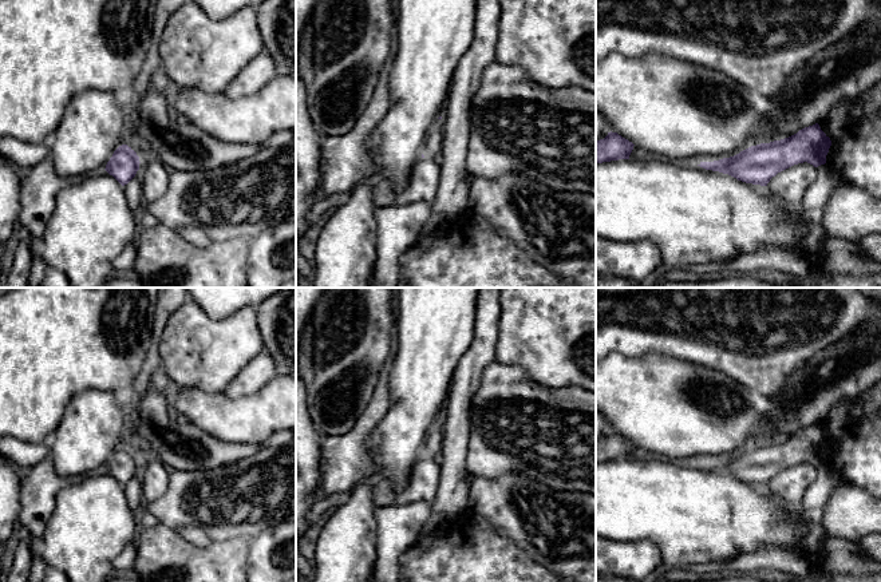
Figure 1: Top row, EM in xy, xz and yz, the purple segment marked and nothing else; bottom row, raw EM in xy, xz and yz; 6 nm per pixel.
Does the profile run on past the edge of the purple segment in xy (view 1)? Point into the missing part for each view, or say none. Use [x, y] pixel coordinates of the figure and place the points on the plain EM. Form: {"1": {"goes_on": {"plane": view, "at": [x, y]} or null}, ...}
{"1": {"goes_on": null}}

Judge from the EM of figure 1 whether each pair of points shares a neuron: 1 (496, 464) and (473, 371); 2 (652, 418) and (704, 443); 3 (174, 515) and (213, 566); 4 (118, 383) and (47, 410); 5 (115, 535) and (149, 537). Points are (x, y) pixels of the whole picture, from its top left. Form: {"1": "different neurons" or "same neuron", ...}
{"1": "different neurons", "2": "same neuron", "3": "different neurons", "4": "same neuron", "5": "different neurons"}

